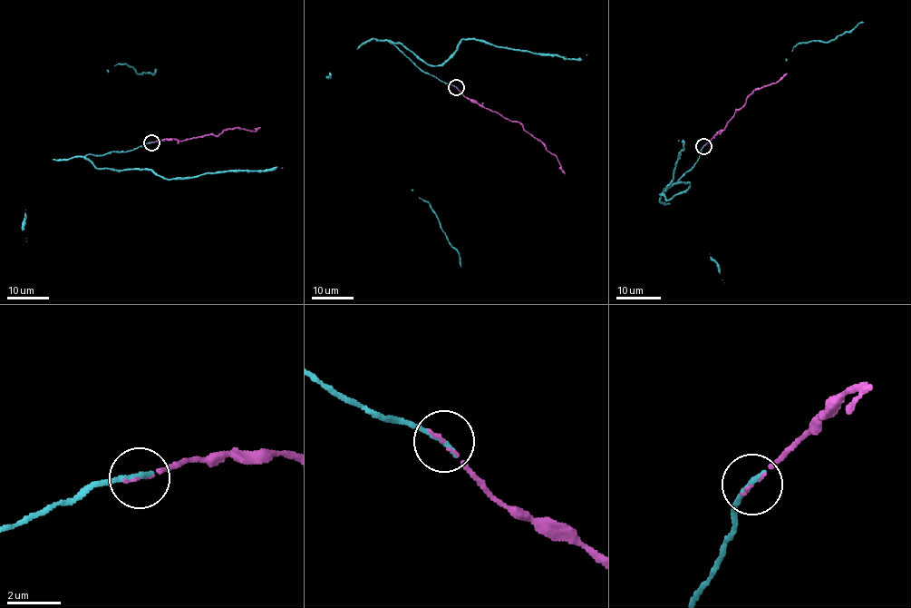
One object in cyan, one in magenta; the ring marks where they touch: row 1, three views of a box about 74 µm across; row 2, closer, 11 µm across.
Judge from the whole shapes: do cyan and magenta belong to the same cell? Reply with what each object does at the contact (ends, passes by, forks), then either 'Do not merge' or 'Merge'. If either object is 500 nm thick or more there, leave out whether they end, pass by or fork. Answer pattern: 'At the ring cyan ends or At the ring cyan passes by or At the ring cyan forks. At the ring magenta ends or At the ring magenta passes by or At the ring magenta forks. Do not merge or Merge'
At the ring cyan ends. At the ring magenta ends. Merge

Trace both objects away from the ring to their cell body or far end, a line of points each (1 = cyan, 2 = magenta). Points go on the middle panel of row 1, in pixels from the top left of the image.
1: (457, 87), (424, 73), (390, 43), (402, 44), (431, 65), (441, 65), (469, 39), (566, 58), (586, 54)
2: (457, 87), (466, 97), (477, 101), (485, 108), (518, 122), (557, 157), (565, 173)

